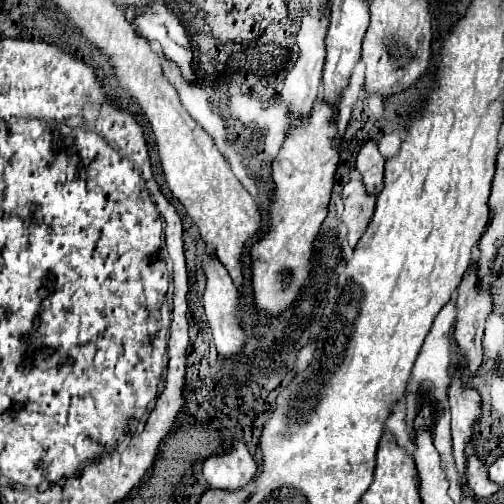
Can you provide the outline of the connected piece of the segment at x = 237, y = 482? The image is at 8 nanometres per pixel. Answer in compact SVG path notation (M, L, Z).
M234 442L226 454L212 456L204 462L204 478L212 488L240 490L256 478L260 466L242 442Z

